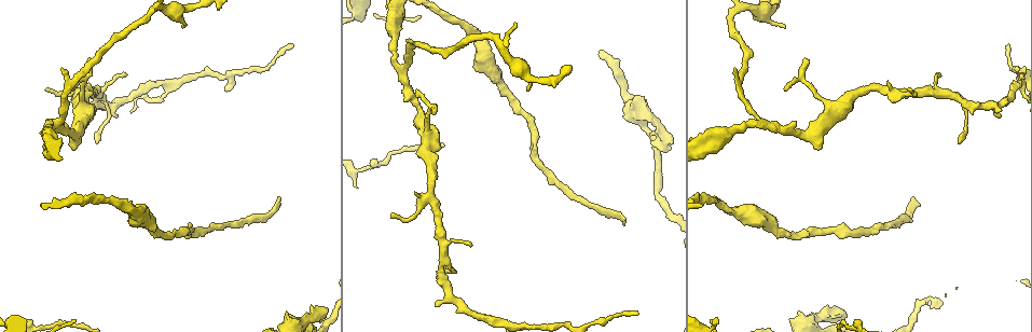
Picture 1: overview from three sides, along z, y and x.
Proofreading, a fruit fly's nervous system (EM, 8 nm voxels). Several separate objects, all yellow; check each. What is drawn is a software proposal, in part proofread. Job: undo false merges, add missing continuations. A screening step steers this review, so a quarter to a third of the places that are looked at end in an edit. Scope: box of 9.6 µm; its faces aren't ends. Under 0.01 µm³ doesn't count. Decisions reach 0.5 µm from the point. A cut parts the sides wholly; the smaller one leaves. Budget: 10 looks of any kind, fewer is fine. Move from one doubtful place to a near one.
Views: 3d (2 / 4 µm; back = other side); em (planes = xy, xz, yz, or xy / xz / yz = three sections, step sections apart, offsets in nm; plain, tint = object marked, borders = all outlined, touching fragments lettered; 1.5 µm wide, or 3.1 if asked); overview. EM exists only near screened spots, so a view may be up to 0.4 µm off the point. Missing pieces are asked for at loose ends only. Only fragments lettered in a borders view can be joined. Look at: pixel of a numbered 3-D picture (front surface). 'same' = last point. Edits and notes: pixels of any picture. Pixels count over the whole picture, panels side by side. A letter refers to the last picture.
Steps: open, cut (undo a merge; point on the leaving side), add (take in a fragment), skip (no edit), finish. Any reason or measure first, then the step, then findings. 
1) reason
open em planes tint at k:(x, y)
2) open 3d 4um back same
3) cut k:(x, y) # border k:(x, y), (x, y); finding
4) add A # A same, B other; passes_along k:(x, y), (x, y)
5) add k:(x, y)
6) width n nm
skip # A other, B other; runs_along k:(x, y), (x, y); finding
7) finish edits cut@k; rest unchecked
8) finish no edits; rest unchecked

branch stops here
open 3d 4um at 1:(218, 9)

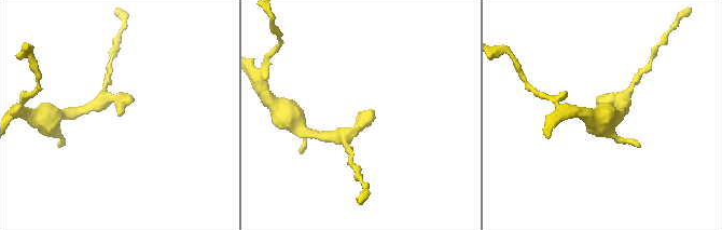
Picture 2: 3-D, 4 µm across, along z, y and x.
now the EM
open em xz step 8 tint at 2:(122, 113)

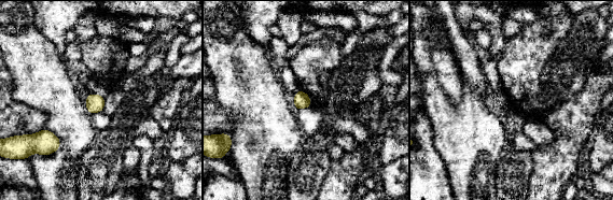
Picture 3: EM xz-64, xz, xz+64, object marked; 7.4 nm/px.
open em planes borders same

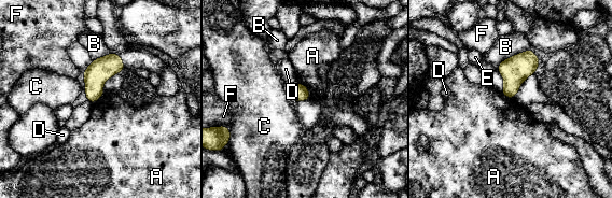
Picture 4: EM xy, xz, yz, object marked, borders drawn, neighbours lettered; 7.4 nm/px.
skip # A other, B other, C other, D other, E other, F other; border 4:(300, 82), (307, 88), (310, 98); no lettered fragment goes on from it

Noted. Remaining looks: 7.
an open end
open em planes plain at 1:(733, 69)

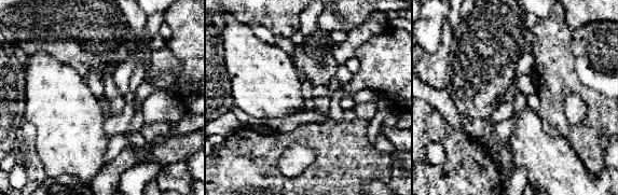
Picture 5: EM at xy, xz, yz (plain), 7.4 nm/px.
open em planes borders same

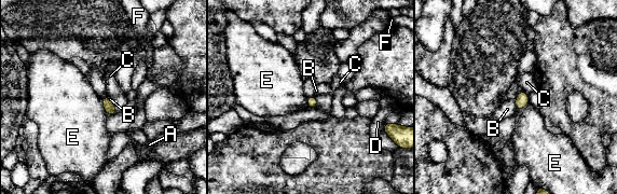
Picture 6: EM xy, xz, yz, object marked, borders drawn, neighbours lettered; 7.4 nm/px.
width 80 nm
skip # A other, B other, C other, D other, E other, F other; border 6:(112, 100), (113, 107), (118, 112); no lettered fragment goes on from it

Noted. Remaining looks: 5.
a fork
open 3d 2um at 1:(54, 125)

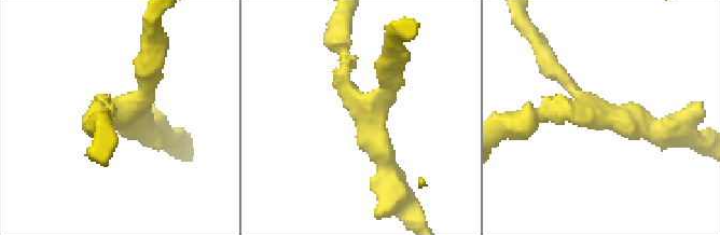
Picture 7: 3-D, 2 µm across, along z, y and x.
arms 3; arm_widths 170, 190, 240 nm; shape alone is not enough
open em 3.1um xy step 8 tint at 7:(594, 114)

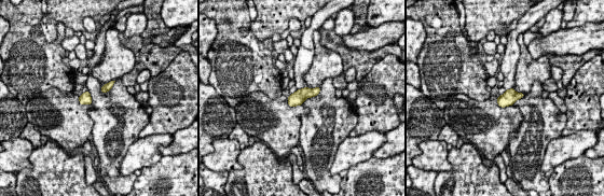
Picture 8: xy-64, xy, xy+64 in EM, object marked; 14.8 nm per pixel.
open em 3.1um xz step 16 borders same

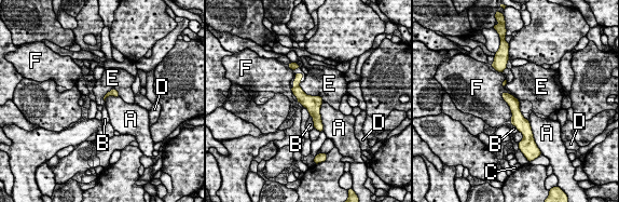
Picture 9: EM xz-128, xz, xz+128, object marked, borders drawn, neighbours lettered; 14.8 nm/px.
skip # A other, B other, C other, D other, E other, F other; runs_along 9:(298, 76), (297, 90), (320, 128); one neuron here

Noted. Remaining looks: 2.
tapers out
open em planes borders at 1:(912, 196)

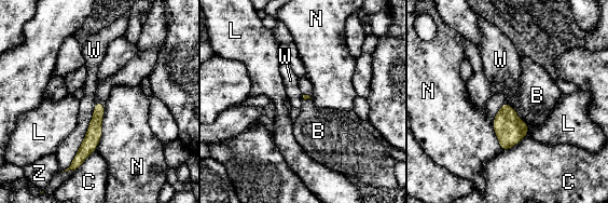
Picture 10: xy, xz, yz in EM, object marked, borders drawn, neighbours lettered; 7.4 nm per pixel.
add B # B same, C other, L other, N other, W other, Z other; it goes on there

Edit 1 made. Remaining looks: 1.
finish edits add@10; rest unchecked

